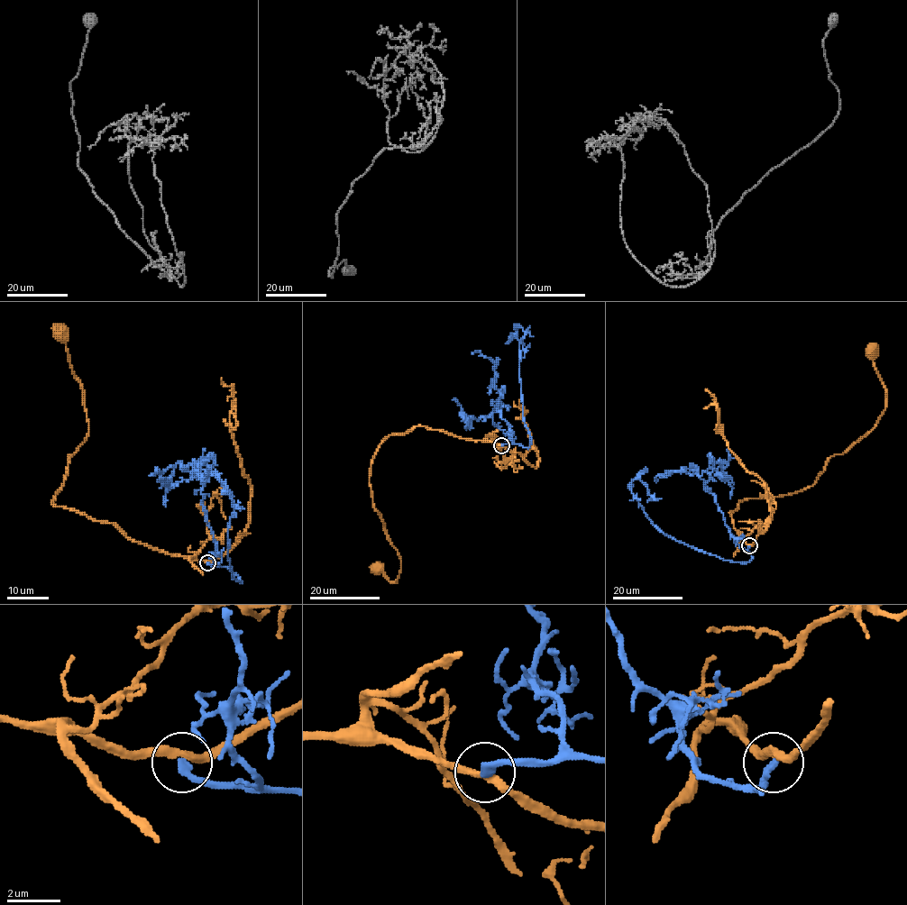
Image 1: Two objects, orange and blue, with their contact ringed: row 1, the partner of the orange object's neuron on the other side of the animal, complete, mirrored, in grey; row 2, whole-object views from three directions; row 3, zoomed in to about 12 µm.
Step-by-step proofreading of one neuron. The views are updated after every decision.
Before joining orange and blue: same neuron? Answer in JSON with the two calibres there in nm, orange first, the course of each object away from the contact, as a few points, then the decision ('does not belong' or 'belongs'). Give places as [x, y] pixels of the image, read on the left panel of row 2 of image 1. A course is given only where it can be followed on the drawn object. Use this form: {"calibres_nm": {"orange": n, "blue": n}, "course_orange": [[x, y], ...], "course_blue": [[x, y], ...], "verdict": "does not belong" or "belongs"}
{"calibres_nm": {"orange": 280, "blue": 320}, "course_orange": [[206, 562], [132, 541], [110, 523], [51, 503], [69, 457], [87, 437], [88, 422], [83, 387], [61, 334]], "course_blue": [[207, 562], [226, 566], [242, 581], [232, 576], [228, 559], [233, 503], [224, 482], [233, 505], [241, 510]], "verdict": "does not belong"}

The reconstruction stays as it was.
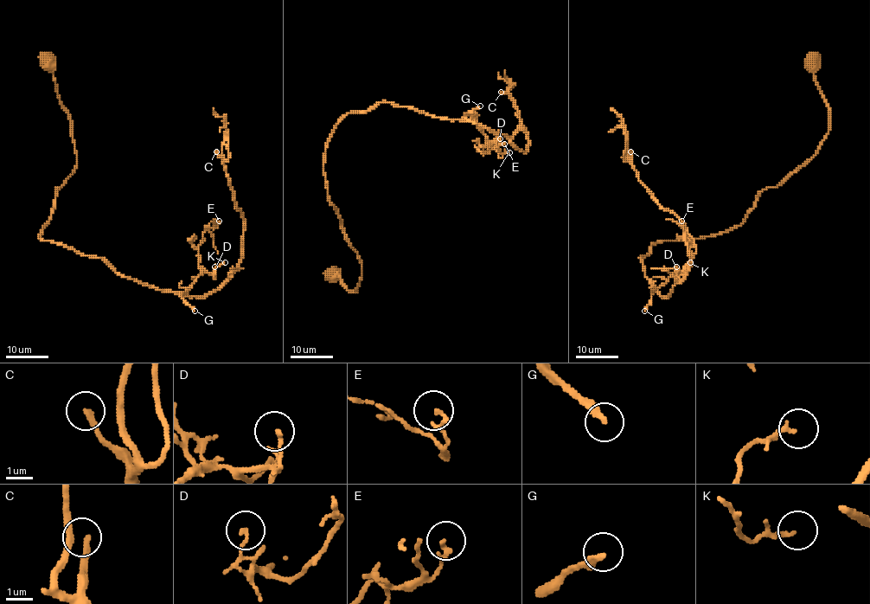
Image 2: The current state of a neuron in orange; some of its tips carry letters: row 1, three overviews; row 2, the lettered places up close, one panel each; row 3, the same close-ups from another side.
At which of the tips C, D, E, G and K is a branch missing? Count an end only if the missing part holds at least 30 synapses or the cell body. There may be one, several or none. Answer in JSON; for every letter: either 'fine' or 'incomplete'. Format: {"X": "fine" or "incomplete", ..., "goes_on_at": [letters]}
{"C": "incomplete", "D": "fine", "E": "fine", "G": "incomplete", "K": "fine", "goes_on_at": ["C", "G"]}

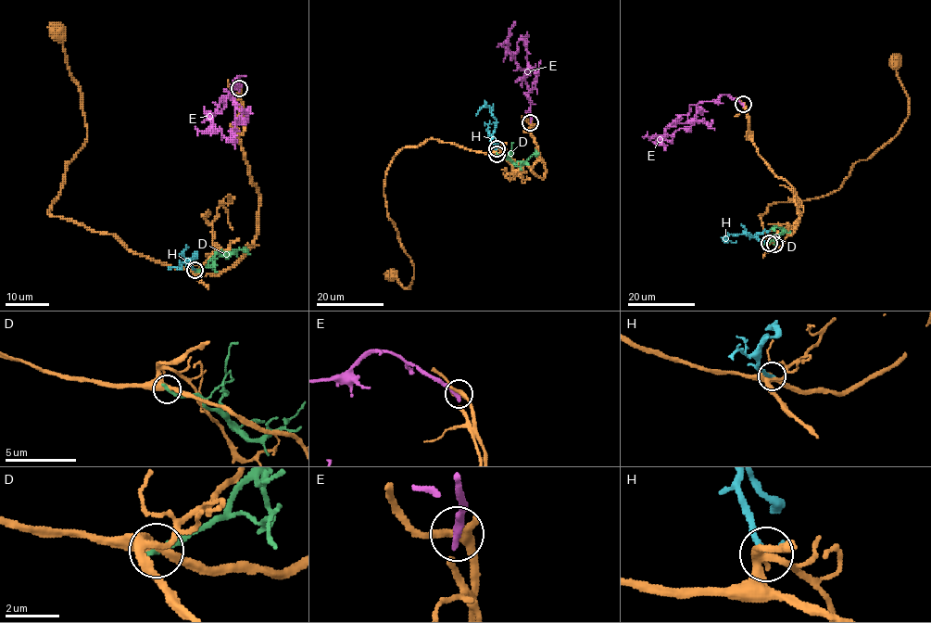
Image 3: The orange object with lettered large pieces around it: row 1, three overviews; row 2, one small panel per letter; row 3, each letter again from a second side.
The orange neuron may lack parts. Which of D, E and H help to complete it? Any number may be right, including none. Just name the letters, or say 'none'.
none

